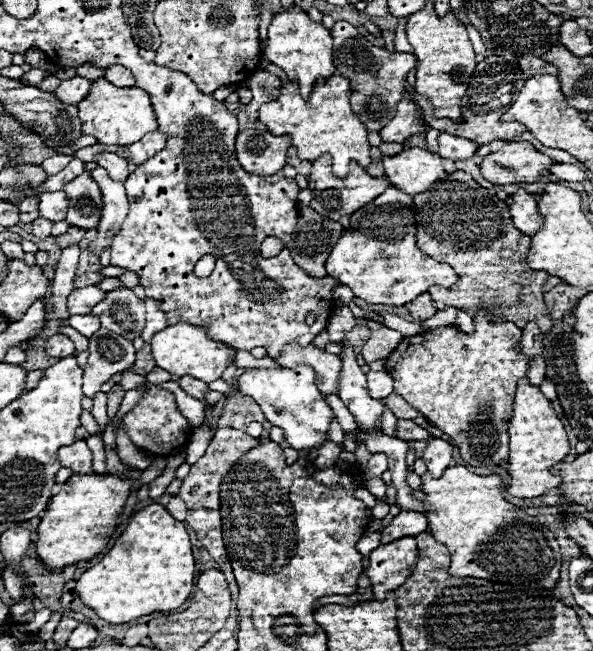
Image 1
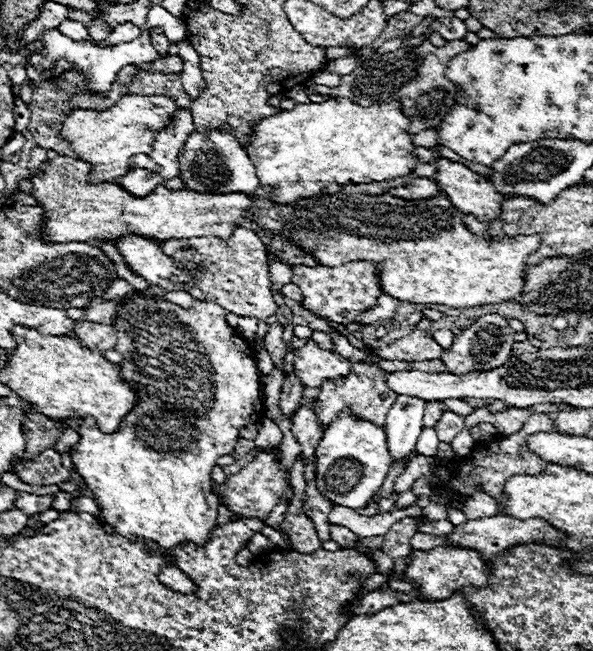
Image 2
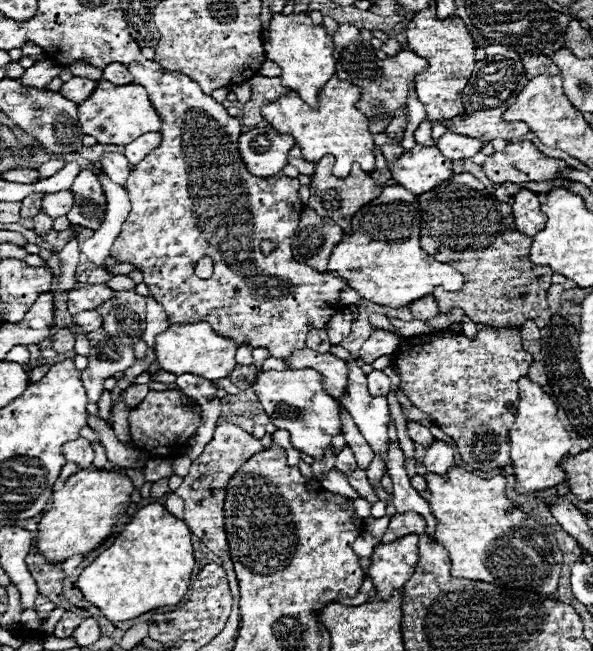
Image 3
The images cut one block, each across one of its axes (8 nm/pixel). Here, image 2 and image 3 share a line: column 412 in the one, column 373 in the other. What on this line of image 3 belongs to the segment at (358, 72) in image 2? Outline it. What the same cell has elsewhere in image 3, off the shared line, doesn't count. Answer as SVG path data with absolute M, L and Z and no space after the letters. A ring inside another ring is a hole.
M340 24L332 36L334 36L336 76L360 88L360 98L356 106L370 120L370 132L372 134L384 132L384 128L394 118L396 110L400 110L406 104L406 96L414 76L426 70L426 60L408 50L402 50L396 56L386 56L382 50L374 48L368 40L362 40L360 30L350 24Z

